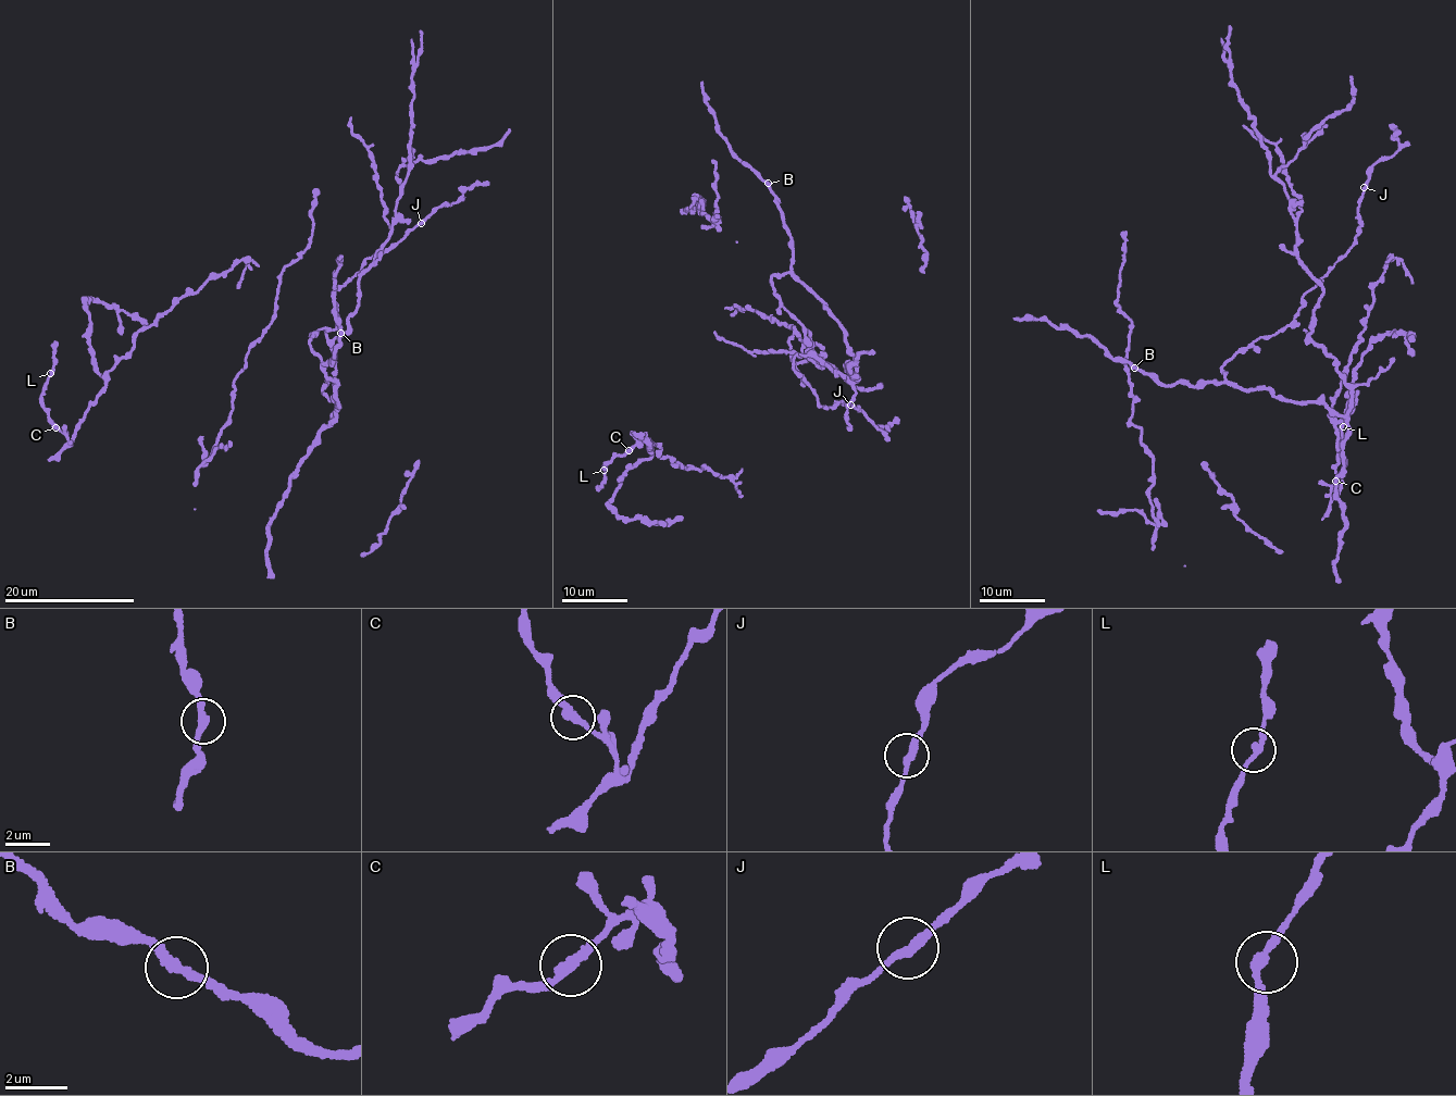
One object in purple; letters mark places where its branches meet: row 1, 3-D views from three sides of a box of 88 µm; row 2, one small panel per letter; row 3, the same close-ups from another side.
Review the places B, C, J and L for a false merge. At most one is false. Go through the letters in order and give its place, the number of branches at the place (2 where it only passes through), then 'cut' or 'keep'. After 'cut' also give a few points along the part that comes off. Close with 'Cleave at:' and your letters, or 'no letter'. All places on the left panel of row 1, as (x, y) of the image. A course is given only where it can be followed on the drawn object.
B: place (340, 333); branches 2; keep
C: place (56, 427); branches 2; keep
J: place (421, 223); branches 2; keep
L: place (50, 373); branches 2; keep
Cleave at: no letter

